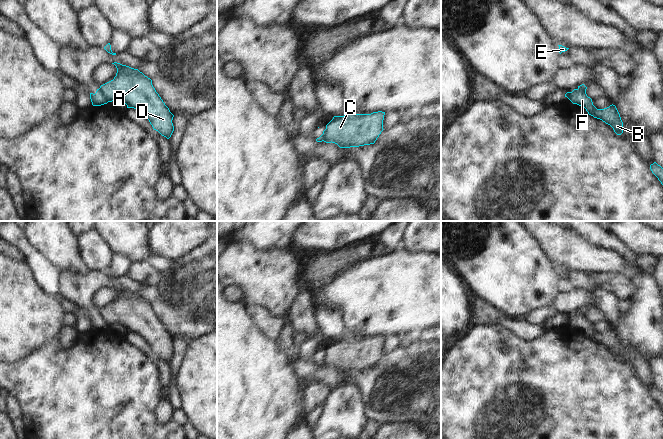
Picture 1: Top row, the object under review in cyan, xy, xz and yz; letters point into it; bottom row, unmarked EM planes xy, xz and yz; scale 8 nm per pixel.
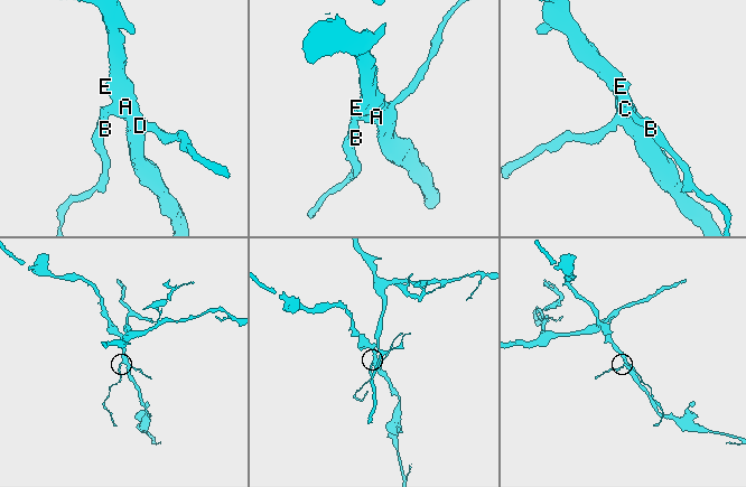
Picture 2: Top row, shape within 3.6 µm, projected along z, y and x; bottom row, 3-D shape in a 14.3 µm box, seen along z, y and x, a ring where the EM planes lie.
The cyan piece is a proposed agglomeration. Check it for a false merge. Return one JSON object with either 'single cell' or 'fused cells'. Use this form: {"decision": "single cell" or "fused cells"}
{"decision": "fused cells"}

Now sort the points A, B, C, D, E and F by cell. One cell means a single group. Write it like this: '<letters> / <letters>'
A C D E / B F

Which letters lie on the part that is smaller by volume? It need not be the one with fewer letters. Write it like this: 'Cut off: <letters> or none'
Cut off: B, F

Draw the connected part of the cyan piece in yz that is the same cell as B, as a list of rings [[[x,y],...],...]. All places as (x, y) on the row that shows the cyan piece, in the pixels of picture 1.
[[[574,89],[572,92],[567,92],[565,97],[573,104],[583,106],[589,115],[610,125],[617,135],[623,133],[623,122],[615,105],[612,104],[607,108],[597,109],[593,105],[592,99],[582,89]]]

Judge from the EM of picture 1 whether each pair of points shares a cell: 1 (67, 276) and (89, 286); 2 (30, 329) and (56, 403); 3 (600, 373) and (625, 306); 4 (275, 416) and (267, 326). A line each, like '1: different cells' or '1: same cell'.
1: same cell
2: different cells
3: different cells
4: different cells

